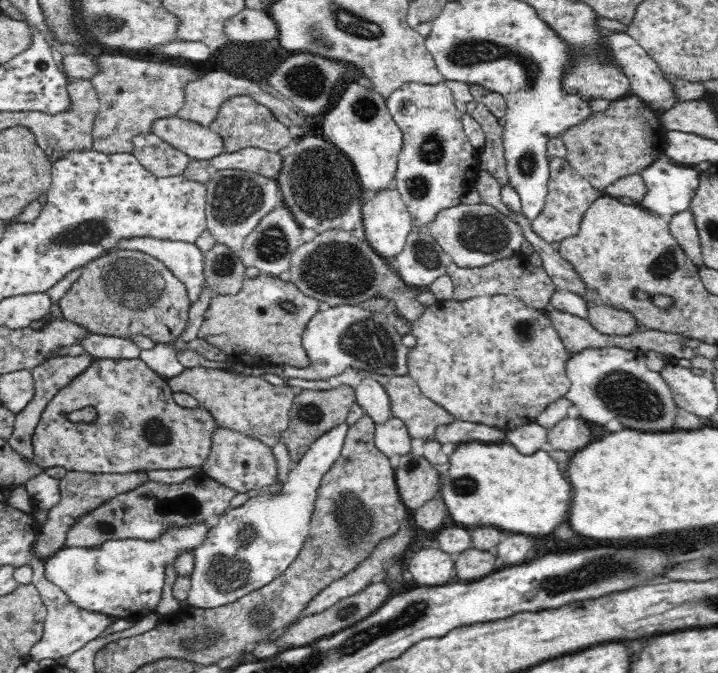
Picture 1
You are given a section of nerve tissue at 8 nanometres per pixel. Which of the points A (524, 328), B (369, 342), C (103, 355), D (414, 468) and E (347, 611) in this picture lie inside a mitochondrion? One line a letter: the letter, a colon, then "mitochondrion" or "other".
A: mitochondrion
B: mitochondrion
C: other
D: mitochondrion
E: mitochondrion

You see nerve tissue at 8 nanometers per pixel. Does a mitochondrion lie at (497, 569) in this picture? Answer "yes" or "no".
no

